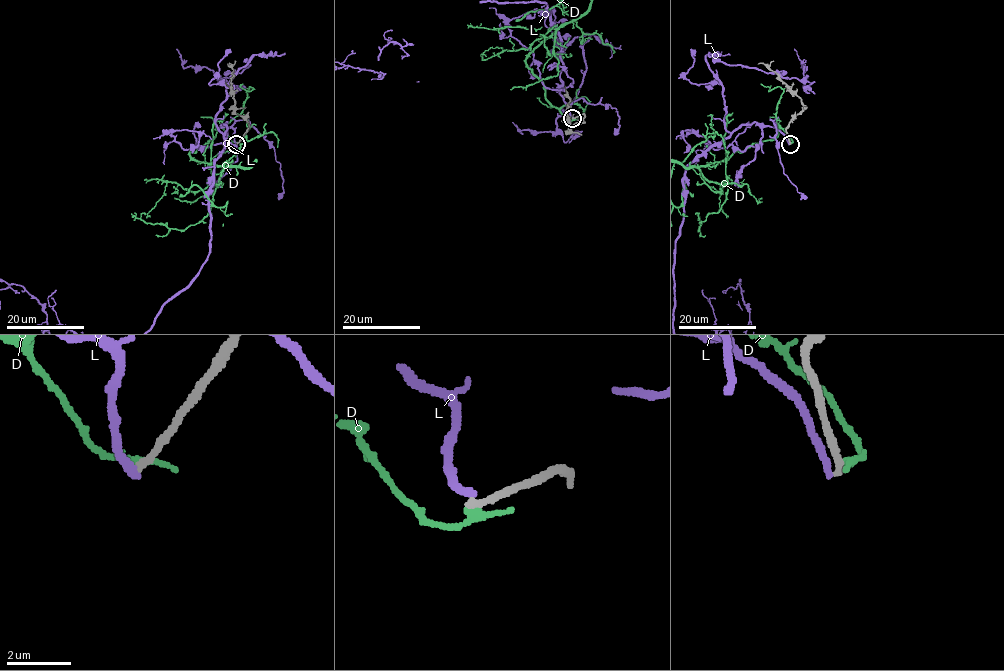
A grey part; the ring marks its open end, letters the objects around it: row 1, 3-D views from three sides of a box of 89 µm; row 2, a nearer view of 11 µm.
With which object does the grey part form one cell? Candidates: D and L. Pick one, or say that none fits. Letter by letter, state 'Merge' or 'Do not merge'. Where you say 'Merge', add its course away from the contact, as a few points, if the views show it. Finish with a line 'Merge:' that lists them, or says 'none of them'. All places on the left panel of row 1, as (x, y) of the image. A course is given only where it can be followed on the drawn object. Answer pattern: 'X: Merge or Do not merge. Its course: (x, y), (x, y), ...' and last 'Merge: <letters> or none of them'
D: Do not merge
L: Do not merge
Merge: none of them

